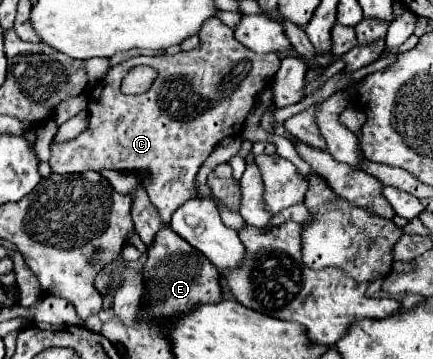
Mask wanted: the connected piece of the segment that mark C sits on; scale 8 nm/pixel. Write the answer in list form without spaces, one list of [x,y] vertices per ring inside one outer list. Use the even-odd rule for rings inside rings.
[[[218,18],[208,20],[200,30],[200,46],[190,52],[178,52],[174,56],[136,56],[130,58],[114,68],[102,78],[98,86],[92,88],[88,96],[88,110],[90,110],[90,124],[84,132],[80,132],[74,140],[54,142],[50,166],[56,174],[80,174],[86,170],[120,170],[120,172],[134,172],[142,170],[146,174],[144,186],[146,192],[160,212],[164,226],[172,218],[172,212],[180,208],[180,204],[200,198],[196,188],[196,174],[204,160],[212,154],[212,150],[224,138],[238,138],[244,130],[246,116],[256,104],[256,98],[262,90],[270,86],[276,72],[280,68],[278,54],[256,54],[250,48],[244,48],[236,38],[232,28],[222,24]],[[138,64],[148,64],[158,70],[158,78],[146,94],[140,96],[126,96],[120,92],[120,82],[126,72]]]

